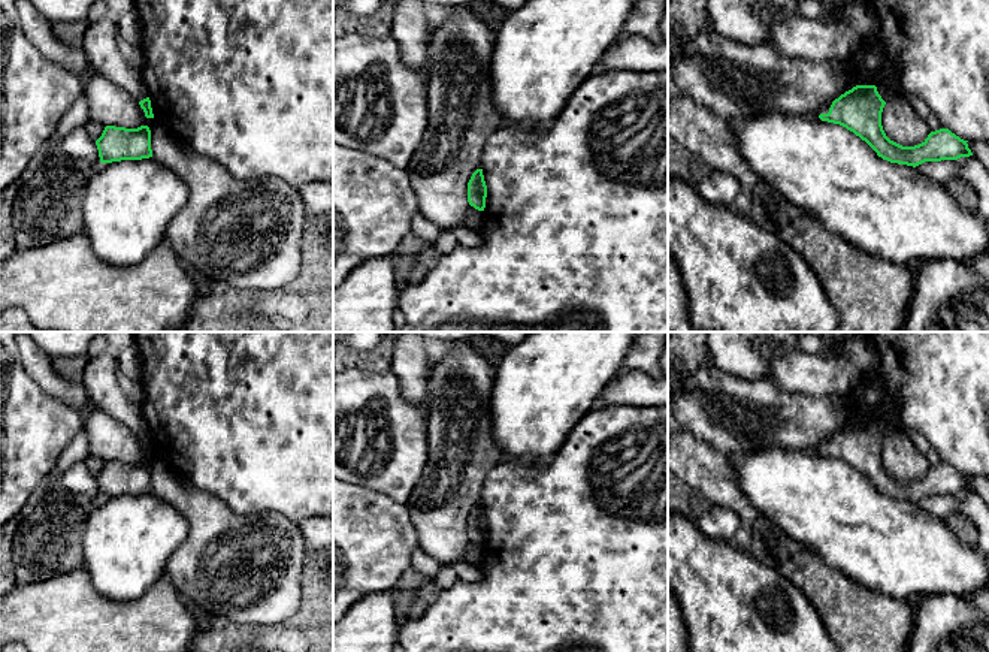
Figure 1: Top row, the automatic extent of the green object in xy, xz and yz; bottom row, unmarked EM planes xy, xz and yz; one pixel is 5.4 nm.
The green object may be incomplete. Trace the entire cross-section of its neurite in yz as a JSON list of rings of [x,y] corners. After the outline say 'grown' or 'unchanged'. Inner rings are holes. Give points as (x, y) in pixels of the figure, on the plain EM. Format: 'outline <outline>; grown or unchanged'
outline [[[856,420],[835,434],[822,456],[840,459],[865,476],[878,492],[890,498],[919,501],[925,496],[958,495],[973,490],[968,476],[961,474],[949,464],[931,467],[914,482],[902,482],[890,476],[881,461],[881,447],[886,437],[875,420]]]; unchanged

